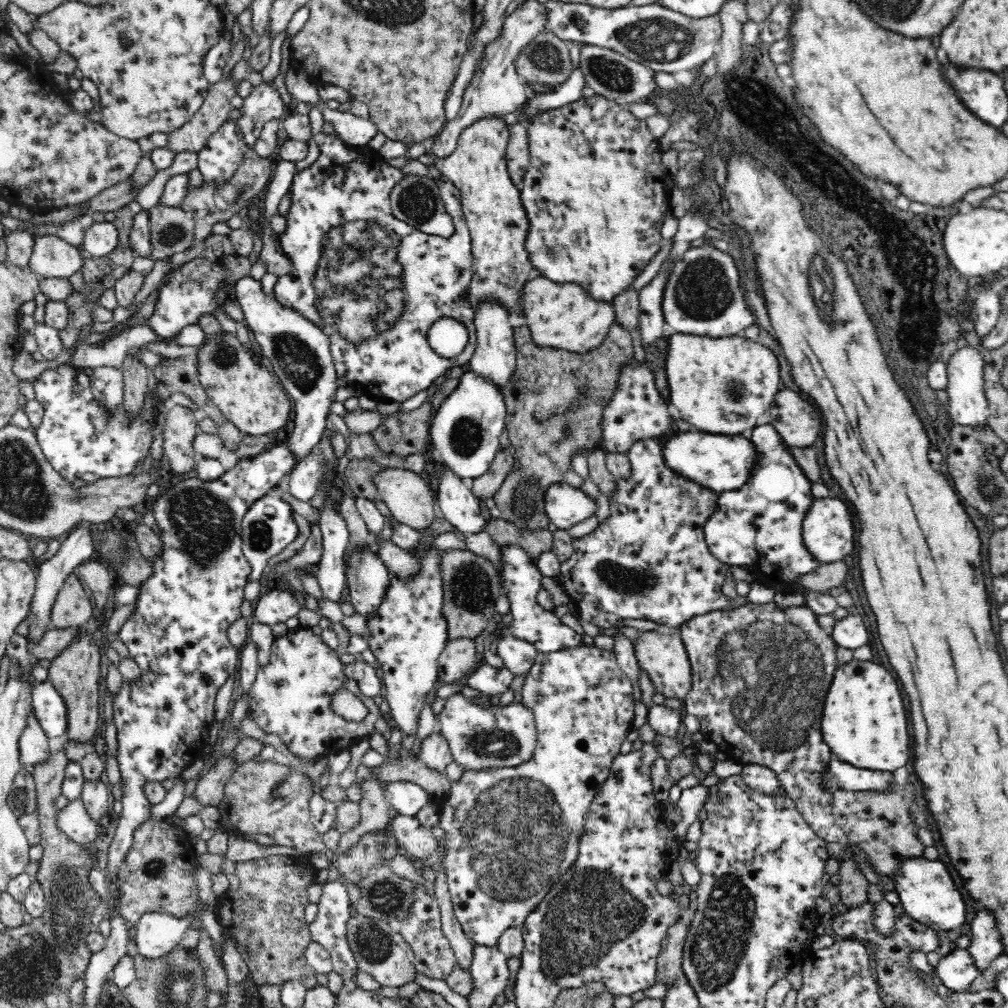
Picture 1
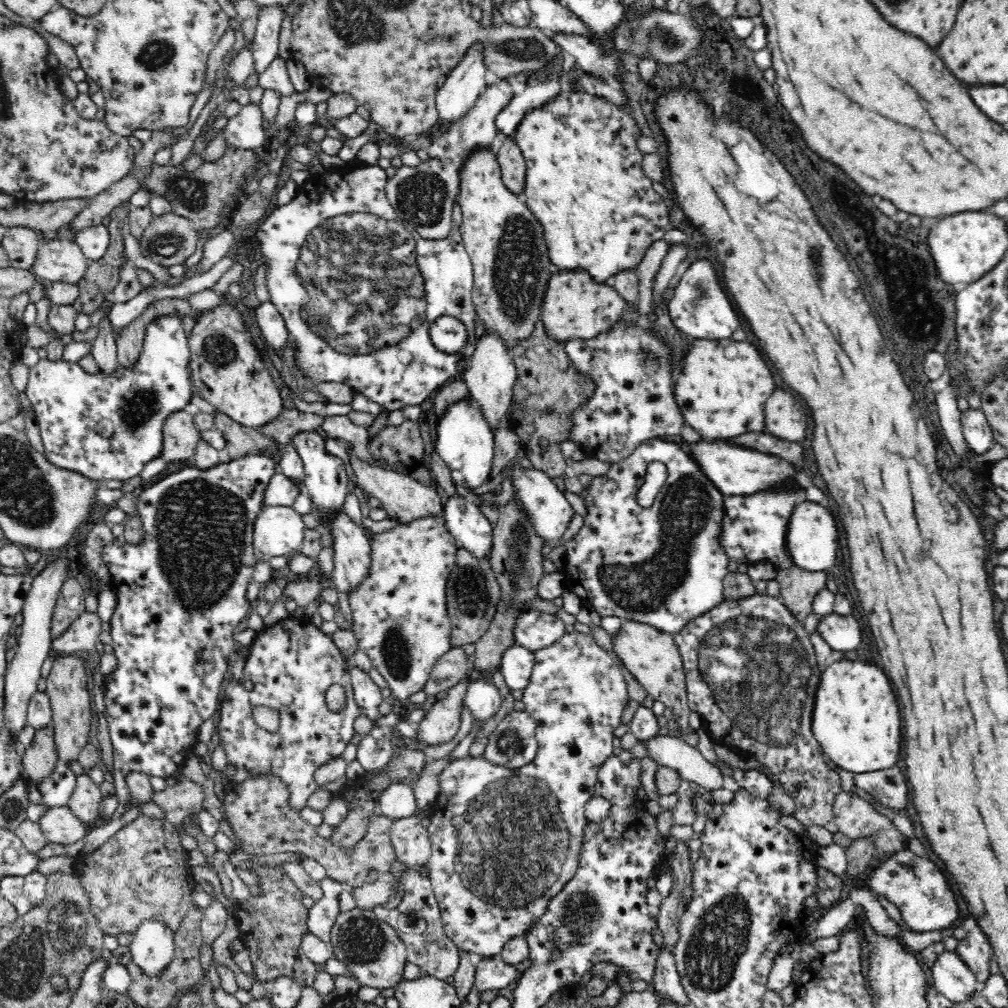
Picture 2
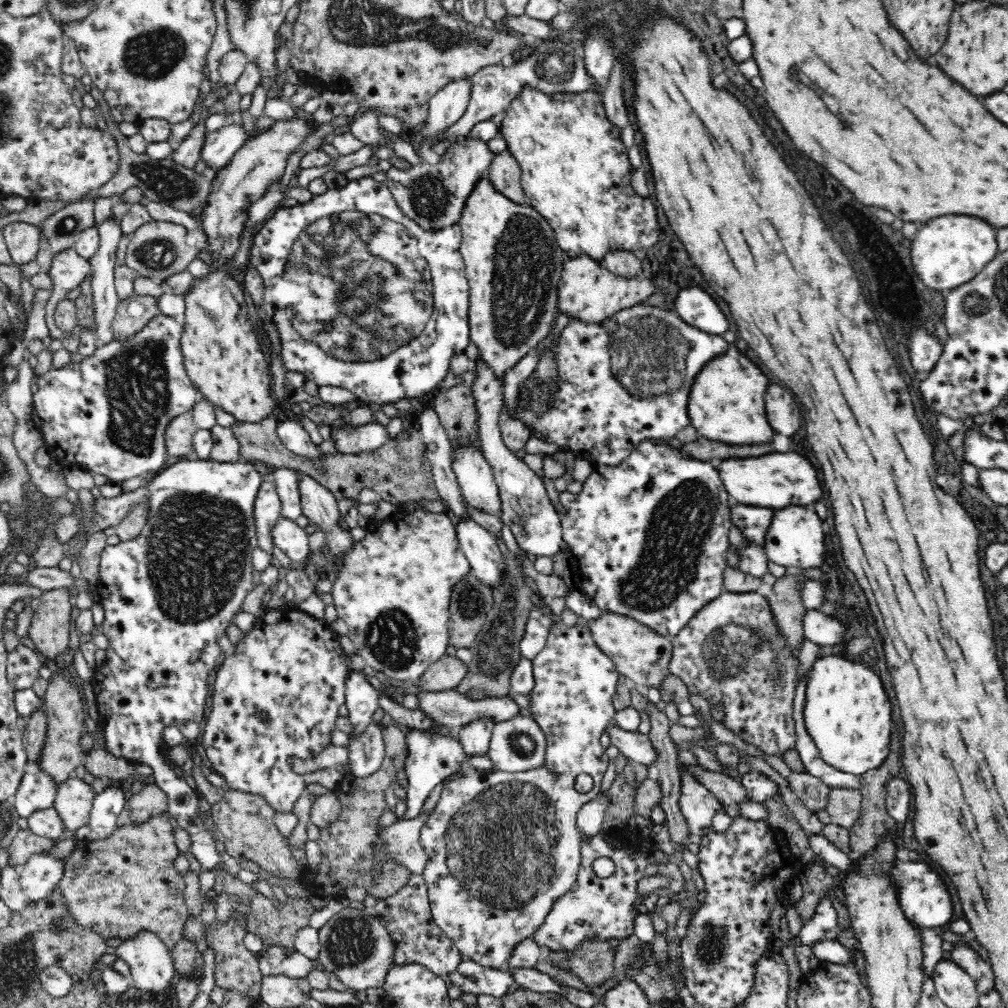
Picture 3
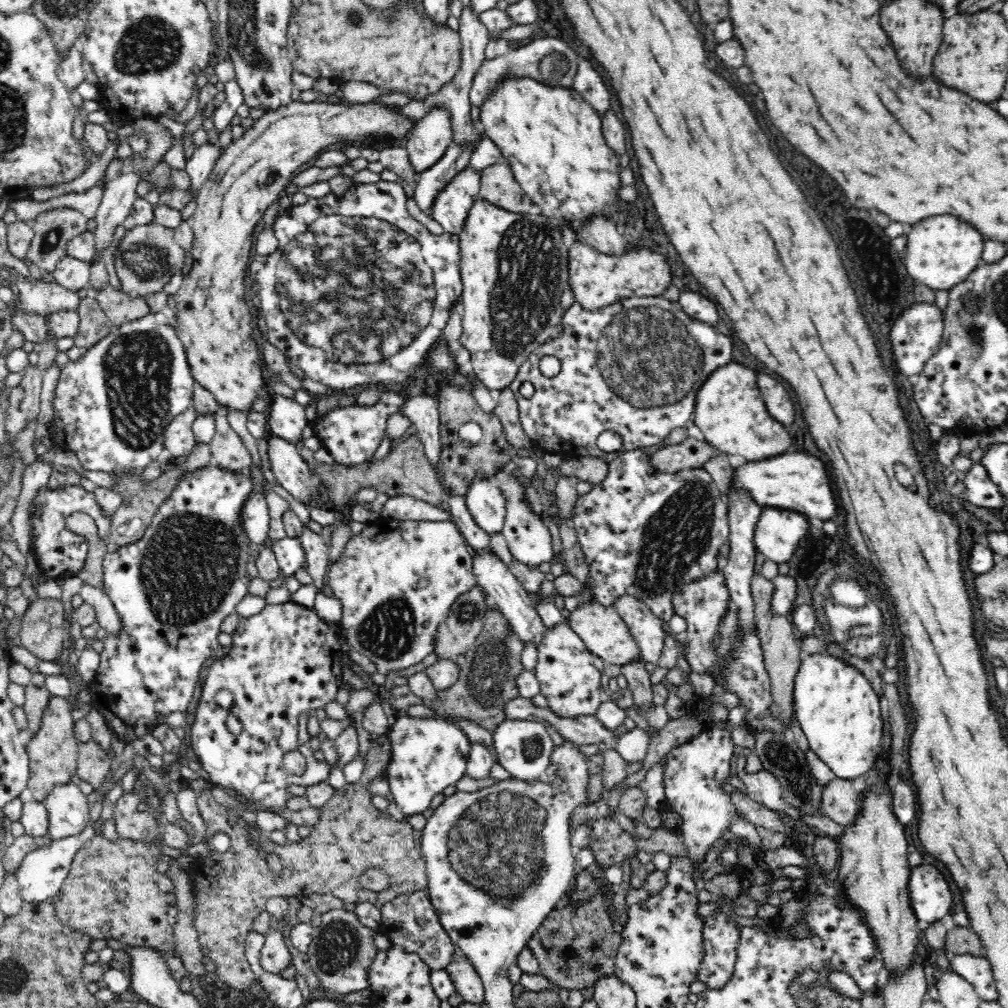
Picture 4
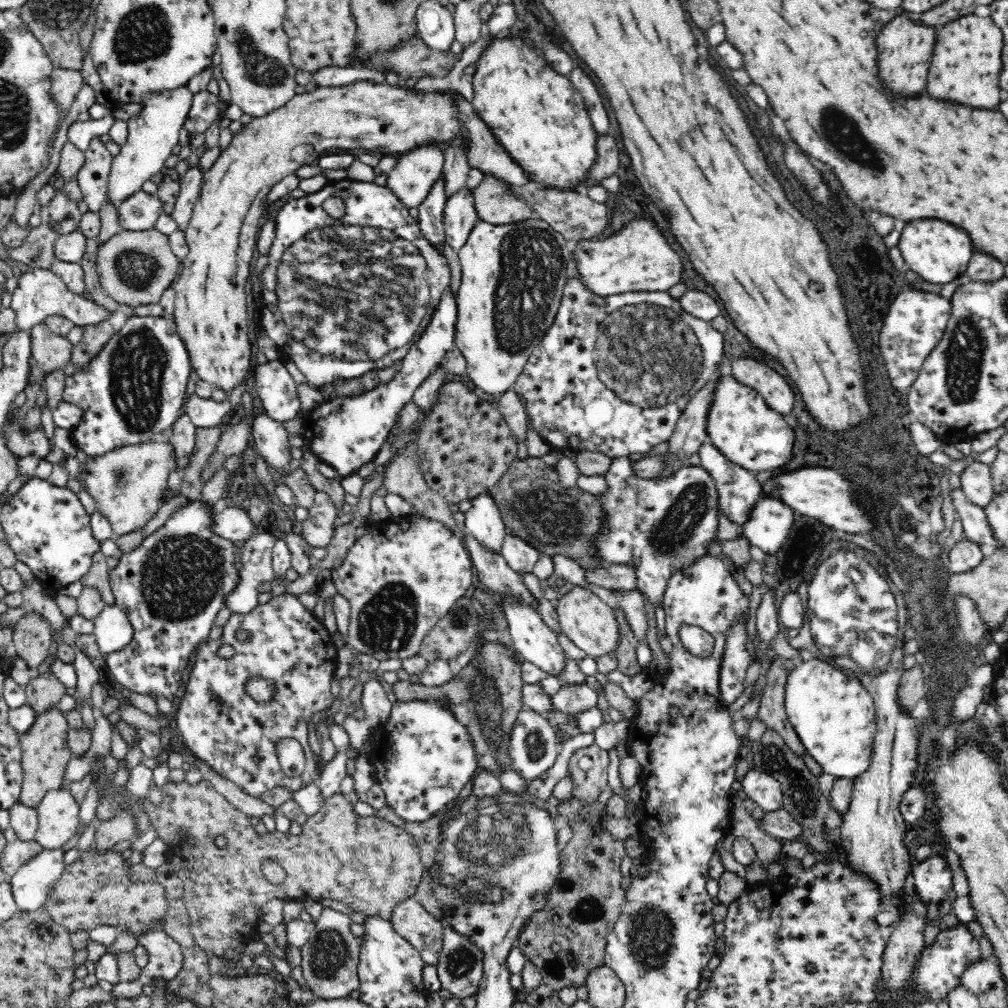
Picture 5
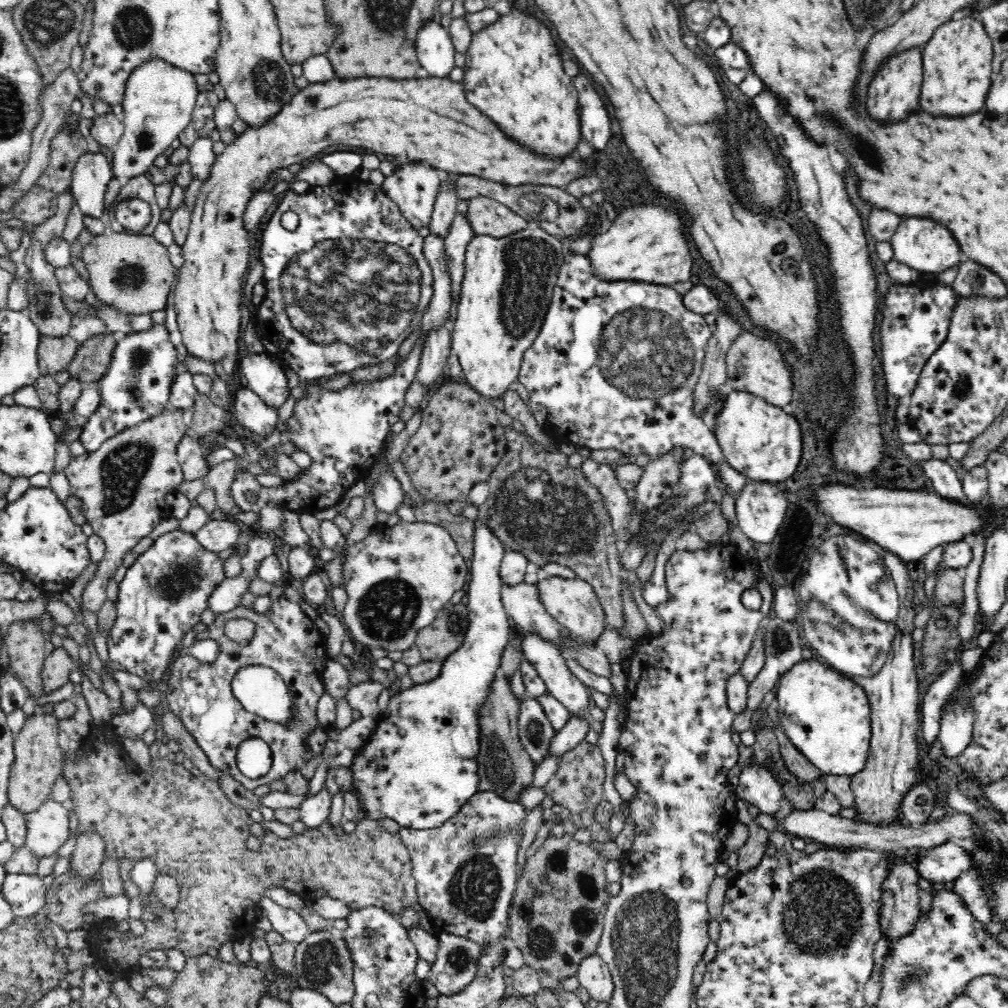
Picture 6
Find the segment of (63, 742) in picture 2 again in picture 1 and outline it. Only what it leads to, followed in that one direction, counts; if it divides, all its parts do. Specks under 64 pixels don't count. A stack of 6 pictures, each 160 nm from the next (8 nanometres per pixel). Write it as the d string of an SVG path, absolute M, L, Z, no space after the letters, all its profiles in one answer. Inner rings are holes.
M84 633L79 639L50 661L48 681L64 699L66 721L68 721L68 742L84 744L91 740L98 730L98 682L100 682L100 648L91 635Z

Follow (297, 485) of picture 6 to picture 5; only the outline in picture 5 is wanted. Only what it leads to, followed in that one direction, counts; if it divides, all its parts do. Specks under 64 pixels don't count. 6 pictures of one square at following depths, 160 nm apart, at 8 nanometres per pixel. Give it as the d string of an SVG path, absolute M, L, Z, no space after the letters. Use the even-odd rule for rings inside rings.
M440 177L430 189L427 199L417 209L419 210L419 227L421 233L435 250L443 254L445 242L445 226L443 214L446 200L444 193L444 177ZM451 288L444 292L434 312L429 317L428 327L414 340L406 356L398 364L394 377L385 384L364 394L348 395L326 400L314 410L302 414L304 444L319 457L322 463L329 464L335 470L331 479L341 482L344 478L356 474L357 470L374 459L382 444L393 428L400 425L402 406L413 400L414 392L424 383L436 366L445 360L446 352L455 347L457 303Z

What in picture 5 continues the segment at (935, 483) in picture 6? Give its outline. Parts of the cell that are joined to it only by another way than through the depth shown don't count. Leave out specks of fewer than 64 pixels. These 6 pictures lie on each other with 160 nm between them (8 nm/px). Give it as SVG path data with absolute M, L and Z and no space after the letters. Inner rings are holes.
M955 488L949 494L954 510L963 524L964 532L970 541L980 544L990 544L996 547L990 523L982 506L972 504L961 488Z

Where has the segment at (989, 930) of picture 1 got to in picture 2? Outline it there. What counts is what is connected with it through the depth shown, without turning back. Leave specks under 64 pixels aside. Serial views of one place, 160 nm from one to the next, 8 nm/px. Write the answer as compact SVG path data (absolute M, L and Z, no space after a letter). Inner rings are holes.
M978 924L966 934L966 938L958 940L954 952L958 954L970 970L974 973L980 985L986 982L990 974L990 954L992 947L988 943L988 937L980 929Z

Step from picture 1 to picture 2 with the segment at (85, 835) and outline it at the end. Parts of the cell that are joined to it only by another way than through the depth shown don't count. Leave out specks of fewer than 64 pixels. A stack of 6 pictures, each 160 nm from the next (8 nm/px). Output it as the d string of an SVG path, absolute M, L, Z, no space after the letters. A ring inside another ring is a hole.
M66 806L47 809L37 823L48 842L56 844L74 844L89 831L89 825L74 817Z

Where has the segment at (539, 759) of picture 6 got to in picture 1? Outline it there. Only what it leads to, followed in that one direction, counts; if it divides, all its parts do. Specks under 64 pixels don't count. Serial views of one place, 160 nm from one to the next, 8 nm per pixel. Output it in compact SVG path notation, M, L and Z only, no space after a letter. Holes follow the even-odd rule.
M457 692L445 700L436 721L436 727L450 745L454 761L465 770L520 766L531 760L536 751L535 718L522 703L498 707L496 700L470 700Z

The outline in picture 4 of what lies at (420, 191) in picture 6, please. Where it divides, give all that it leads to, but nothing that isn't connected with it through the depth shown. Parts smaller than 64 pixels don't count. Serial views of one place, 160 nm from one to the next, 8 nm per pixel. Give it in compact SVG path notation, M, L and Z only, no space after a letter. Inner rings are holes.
M440 107L433 108L426 116L423 116L408 135L406 142L406 150L408 151L408 159L413 168L416 179L410 182L418 182L418 176L425 170L432 168L439 161L452 142L452 129L450 129L450 115L446 109Z

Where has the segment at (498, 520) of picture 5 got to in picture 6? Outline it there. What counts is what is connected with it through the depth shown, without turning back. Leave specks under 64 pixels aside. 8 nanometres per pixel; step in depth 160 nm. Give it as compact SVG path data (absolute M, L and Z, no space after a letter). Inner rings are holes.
M478 525L476 532L474 532L474 548L473 557L470 559L469 565L469 578L466 584L466 595L468 603L466 608L468 609L469 625L464 635L464 640L460 644L460 648L457 648L449 654L442 661L442 668L440 674L432 681L428 681L422 684L414 684L407 689L399 690L391 695L388 708L382 711L382 715L376 724L374 733L371 734L370 739L366 742L364 748L360 752L357 752L357 756L354 756L350 771L352 771L352 783L350 792L352 792L359 801L359 812L365 812L365 816L362 819L372 819L376 822L382 822L384 819L394 820L401 828L413 828L416 830L426 830L433 828L440 828L441 824L444 824L448 819L456 816L458 812L463 808L464 804L472 799L479 792L479 765L478 756L480 752L480 738L482 736L482 727L479 723L479 708L487 702L487 696L489 695L492 681L495 679L496 671L500 668L500 661L502 653L509 643L510 638L510 623L508 623L508 613L505 611L503 602L501 601L501 586L499 577L499 568L504 556L504 547L500 544L500 540L496 539L496 536L486 527Z

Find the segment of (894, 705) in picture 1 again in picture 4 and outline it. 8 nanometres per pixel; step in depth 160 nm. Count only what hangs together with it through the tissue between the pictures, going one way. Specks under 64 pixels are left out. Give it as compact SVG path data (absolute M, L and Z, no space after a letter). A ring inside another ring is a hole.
M825 653L804 656L794 676L792 700L810 749L837 778L851 781L874 768L883 740L882 714L878 696L858 669Z

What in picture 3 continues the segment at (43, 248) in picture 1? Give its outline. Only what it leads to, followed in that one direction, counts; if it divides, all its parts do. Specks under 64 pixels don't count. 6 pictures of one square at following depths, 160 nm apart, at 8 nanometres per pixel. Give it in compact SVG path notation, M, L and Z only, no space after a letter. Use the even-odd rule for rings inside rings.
M75 248L64 250L53 256L52 268L50 268L50 279L53 283L53 292L46 304L46 325L52 339L64 339L65 335L54 321L54 313L57 305L66 300L68 292L81 287L85 278L90 276L90 264L82 259Z

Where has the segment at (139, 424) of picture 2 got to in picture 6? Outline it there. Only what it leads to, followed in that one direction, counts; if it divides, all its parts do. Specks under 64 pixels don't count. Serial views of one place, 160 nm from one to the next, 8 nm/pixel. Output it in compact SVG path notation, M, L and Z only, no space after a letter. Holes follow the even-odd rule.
M155 324L148 332L128 334L120 340L112 353L108 370L97 382L102 393L100 407L85 422L79 436L85 450L98 450L108 438L116 436L116 432L136 426L140 420L150 419L166 409L171 396L172 376L179 372L176 362L178 357L170 343L167 325Z

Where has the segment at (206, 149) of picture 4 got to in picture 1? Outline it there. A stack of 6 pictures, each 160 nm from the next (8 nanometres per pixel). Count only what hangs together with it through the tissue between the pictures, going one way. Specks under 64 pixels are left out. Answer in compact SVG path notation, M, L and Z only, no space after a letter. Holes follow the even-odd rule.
M262 83L253 88L243 100L240 117L236 120L245 144L254 145L264 132L263 128L274 118L281 119L287 109L282 105L282 97L276 93L274 85Z

